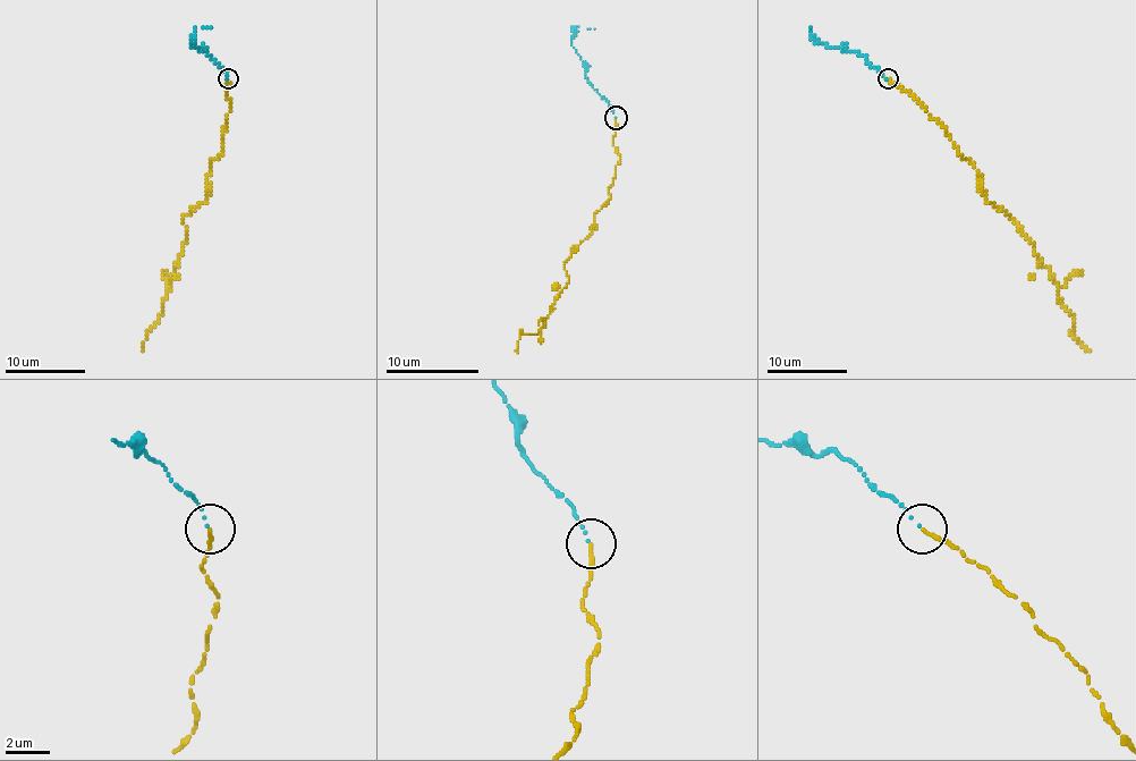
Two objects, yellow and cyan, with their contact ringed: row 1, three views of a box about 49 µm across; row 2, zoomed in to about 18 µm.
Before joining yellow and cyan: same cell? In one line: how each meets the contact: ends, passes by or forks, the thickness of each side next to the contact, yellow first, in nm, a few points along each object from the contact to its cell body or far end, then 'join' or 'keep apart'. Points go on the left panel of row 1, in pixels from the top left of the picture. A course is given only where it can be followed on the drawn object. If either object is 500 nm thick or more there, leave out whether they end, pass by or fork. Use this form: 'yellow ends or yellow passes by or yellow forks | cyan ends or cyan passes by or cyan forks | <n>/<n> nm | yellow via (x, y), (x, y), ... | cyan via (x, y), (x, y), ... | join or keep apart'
yellow ends | cyan ends | 180/70 nm | yellow via (228, 78), (231, 108), (221, 132), (223, 150), (210, 162), (208, 197), (184, 218), (186, 242), (144, 352) | cyan via (228, 78), (223, 68), (203, 50), (189, 44), (194, 28), (210, 26) | join

